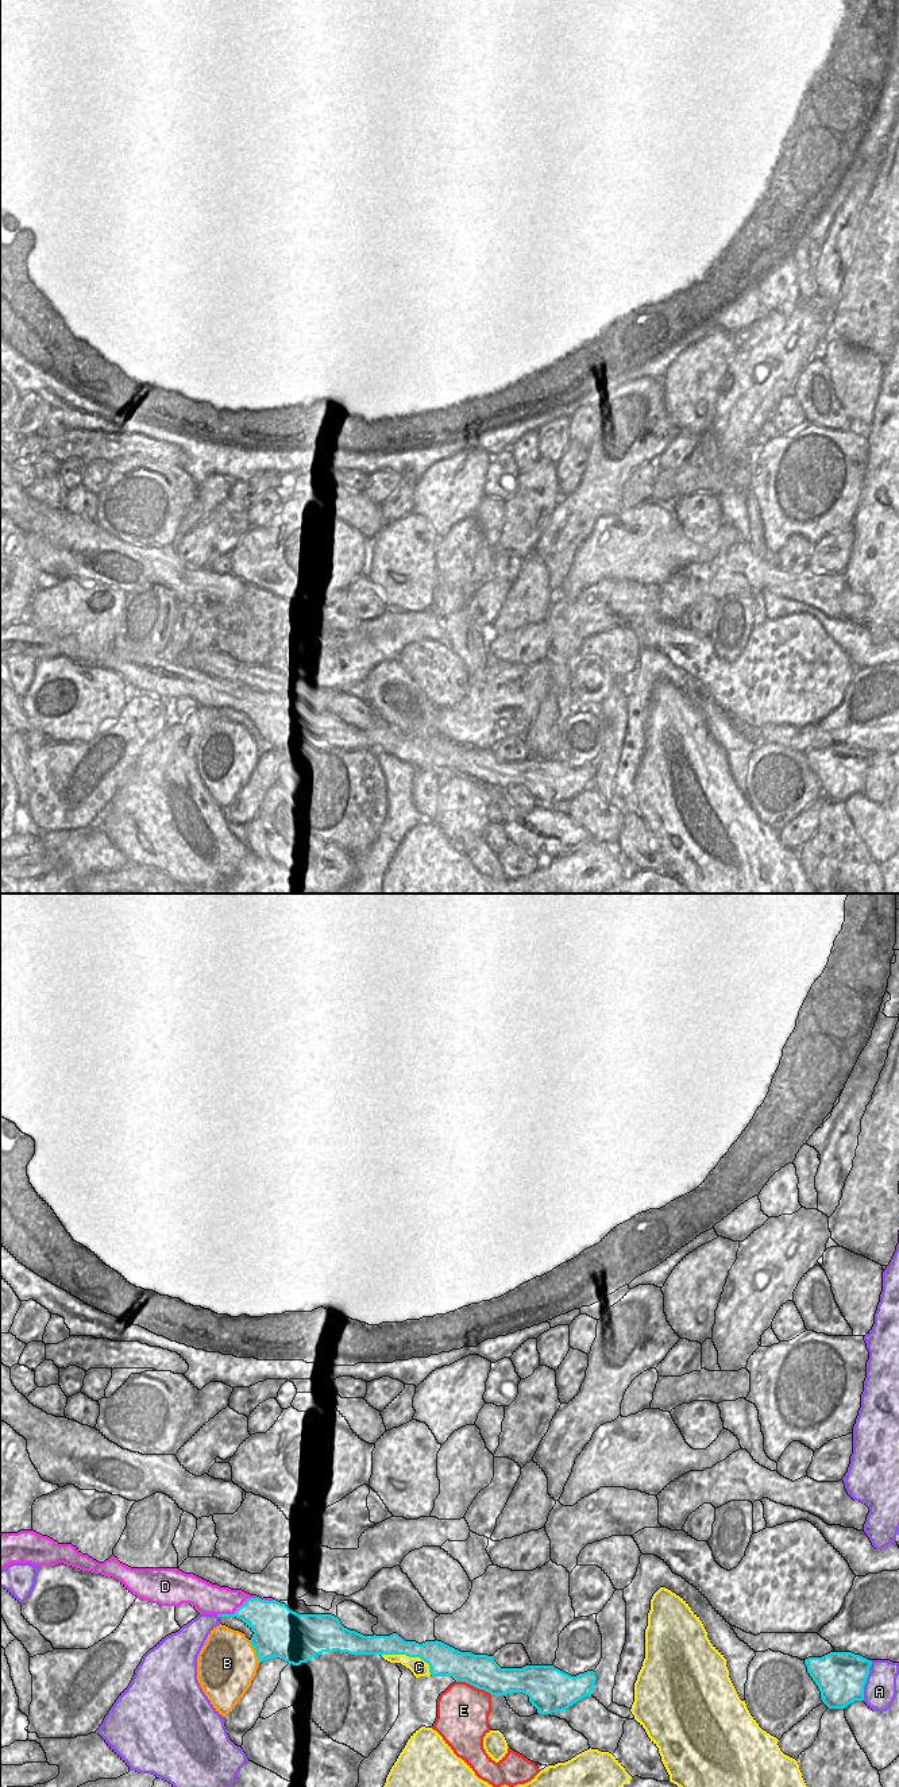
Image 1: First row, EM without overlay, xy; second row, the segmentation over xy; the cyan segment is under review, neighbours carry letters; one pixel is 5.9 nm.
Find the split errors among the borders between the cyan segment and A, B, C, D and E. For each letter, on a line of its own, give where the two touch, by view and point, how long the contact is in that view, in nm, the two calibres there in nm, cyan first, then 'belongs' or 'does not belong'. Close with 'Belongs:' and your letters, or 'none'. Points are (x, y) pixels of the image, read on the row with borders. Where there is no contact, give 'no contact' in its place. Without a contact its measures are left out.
A: contact xy (865, 1681); length 240 nm; calibres 300 and 190 nm; does not belong
B: contact xy (255, 1650); length 150 nm; calibres 300 and 360 nm; does not belong
C: contact xy (409, 1656); length 320 nm; calibres 190 and 100 nm; does not belong
D: contact xy (236, 1609); length 280 nm; calibres 260 and 190 nm; belongs
E: contact xy (474, 1686); length 240 nm; calibres 200 and 320 nm; does not belong
Belongs: D

